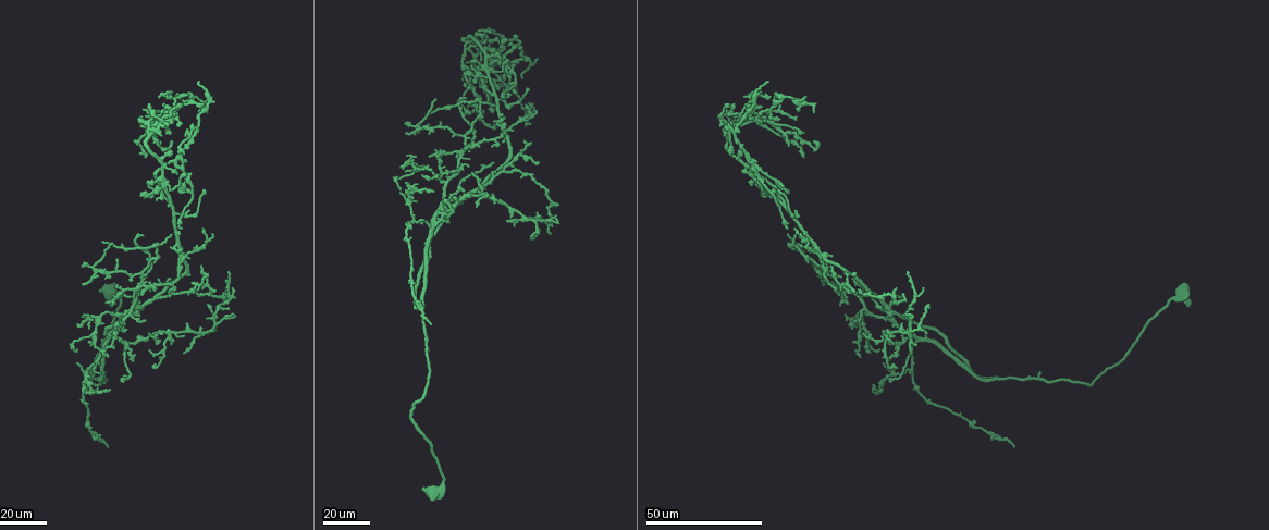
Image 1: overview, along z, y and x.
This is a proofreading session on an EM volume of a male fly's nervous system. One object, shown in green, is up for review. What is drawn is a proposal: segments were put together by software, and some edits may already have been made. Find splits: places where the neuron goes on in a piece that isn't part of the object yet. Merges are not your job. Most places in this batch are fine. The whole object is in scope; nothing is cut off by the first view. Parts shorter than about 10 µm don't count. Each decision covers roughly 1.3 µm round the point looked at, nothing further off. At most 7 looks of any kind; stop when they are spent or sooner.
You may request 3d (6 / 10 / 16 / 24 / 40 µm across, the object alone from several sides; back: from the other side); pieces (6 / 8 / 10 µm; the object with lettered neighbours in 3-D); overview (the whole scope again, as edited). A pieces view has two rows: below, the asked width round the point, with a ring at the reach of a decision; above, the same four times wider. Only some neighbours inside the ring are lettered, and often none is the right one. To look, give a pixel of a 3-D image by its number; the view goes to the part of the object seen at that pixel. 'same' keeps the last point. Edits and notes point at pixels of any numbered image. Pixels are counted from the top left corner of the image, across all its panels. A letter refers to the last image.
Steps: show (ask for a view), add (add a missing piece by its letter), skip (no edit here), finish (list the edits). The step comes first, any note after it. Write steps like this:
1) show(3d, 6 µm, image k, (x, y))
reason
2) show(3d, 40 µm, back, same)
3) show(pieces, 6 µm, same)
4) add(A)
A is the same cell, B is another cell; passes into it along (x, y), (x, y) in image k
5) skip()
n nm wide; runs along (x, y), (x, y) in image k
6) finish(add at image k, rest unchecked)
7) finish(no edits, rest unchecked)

show(3d, 40 µm, image 1, (532, 236))
free end

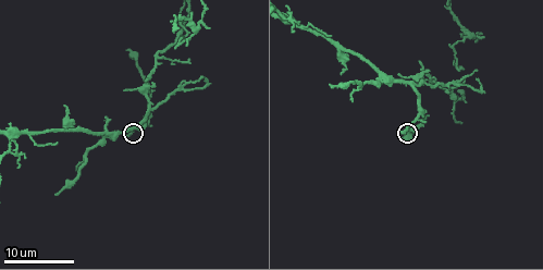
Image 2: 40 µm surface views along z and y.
show(pieces, 6 µm, image 2, (127, 136))

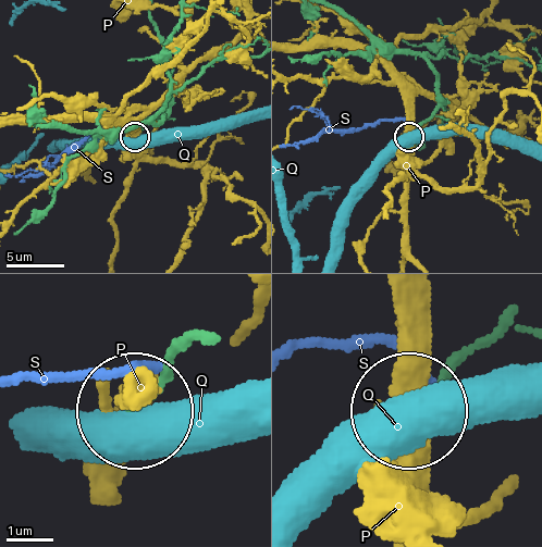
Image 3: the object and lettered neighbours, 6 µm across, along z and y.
skip()
P, Q and S are other cells; none of them fits

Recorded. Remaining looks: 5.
show(3d, 24 µm, image 1, (161, 333))

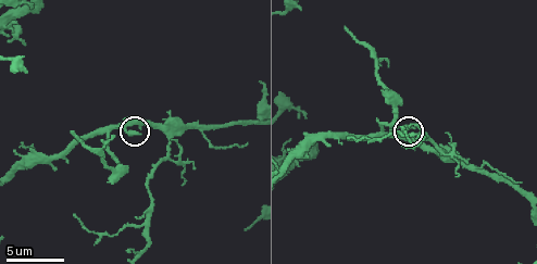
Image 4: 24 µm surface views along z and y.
show(pieces, 10 µm, image 4, (140, 134))

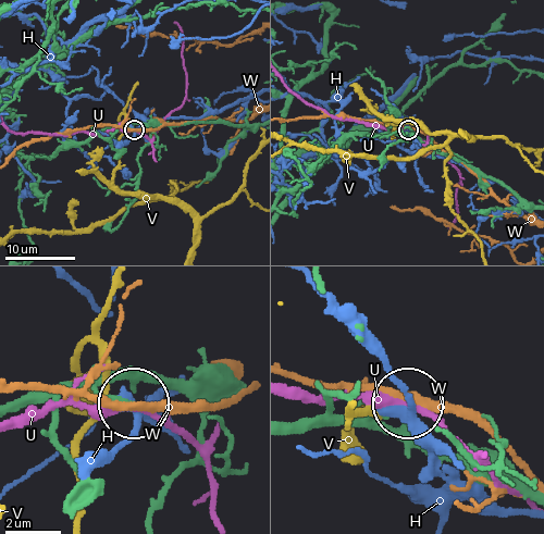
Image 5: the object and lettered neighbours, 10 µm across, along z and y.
skip()
H, U, V and W are other cells; no lettered piece goes on from it

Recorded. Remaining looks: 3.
show(3d, 40 µm, image 1, (523, 79))
an open end

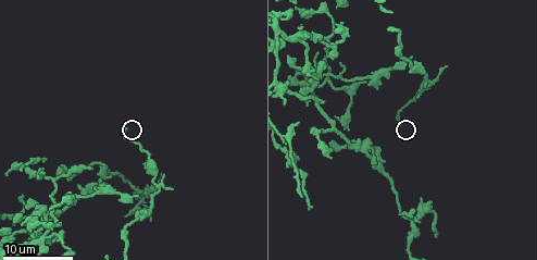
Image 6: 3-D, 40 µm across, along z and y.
show(pieces, 6 µm, image 6, (127, 129))
see the neighbours

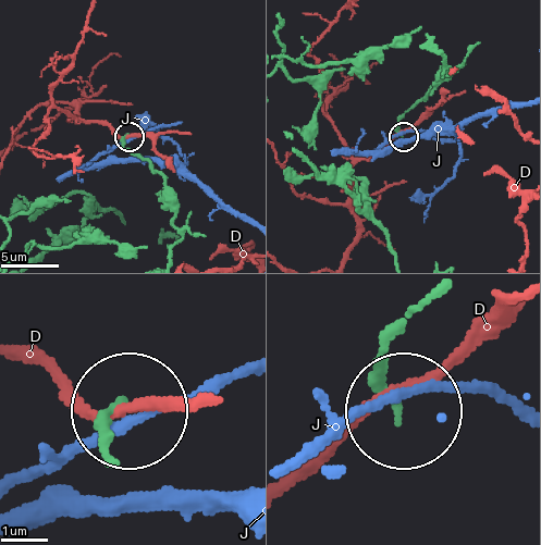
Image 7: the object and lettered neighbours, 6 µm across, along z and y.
skip()
D and J are other cells; runs along (169, 255), (181, 234), (173, 193), (125, 149), (127, 136) in image 7; none of them fits

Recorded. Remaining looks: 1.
finish(no edits, rest unchecked)

